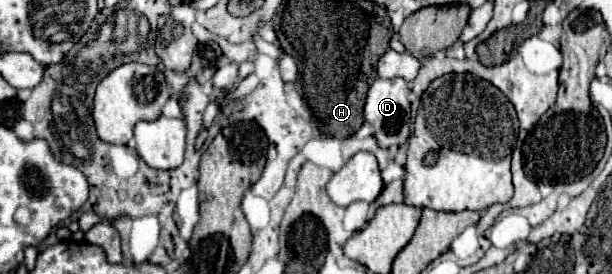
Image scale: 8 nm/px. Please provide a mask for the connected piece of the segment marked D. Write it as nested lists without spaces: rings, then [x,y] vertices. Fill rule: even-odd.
[[[376,79],[366,97],[364,119],[372,123],[380,147],[400,147],[410,135],[410,101],[404,79]]]

